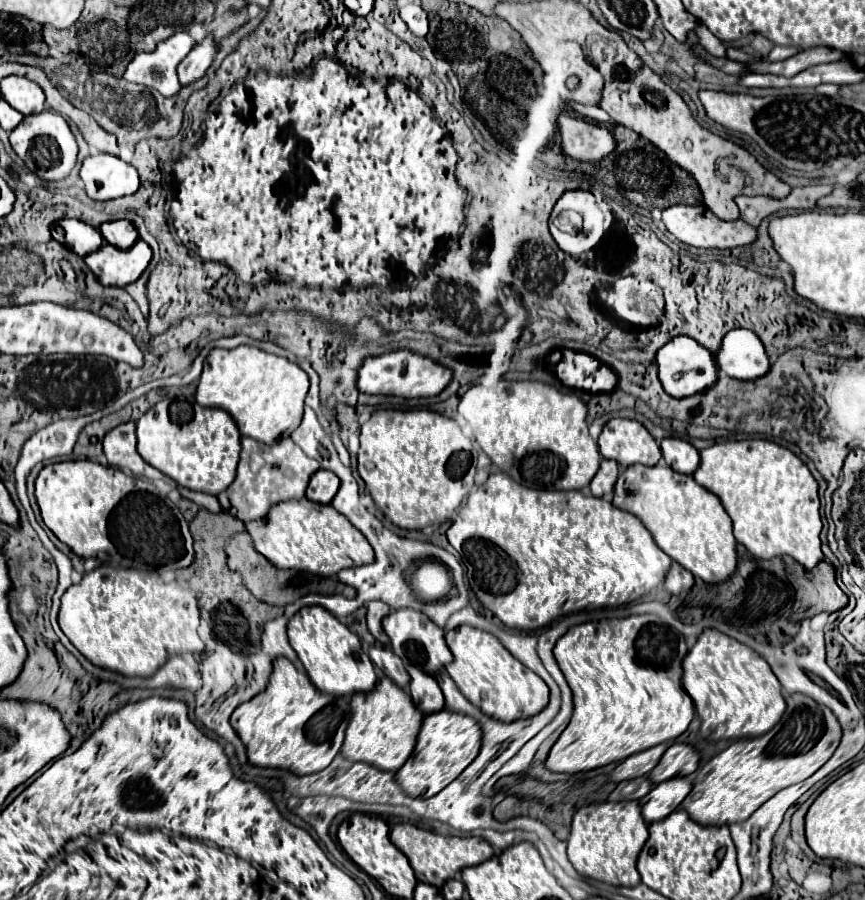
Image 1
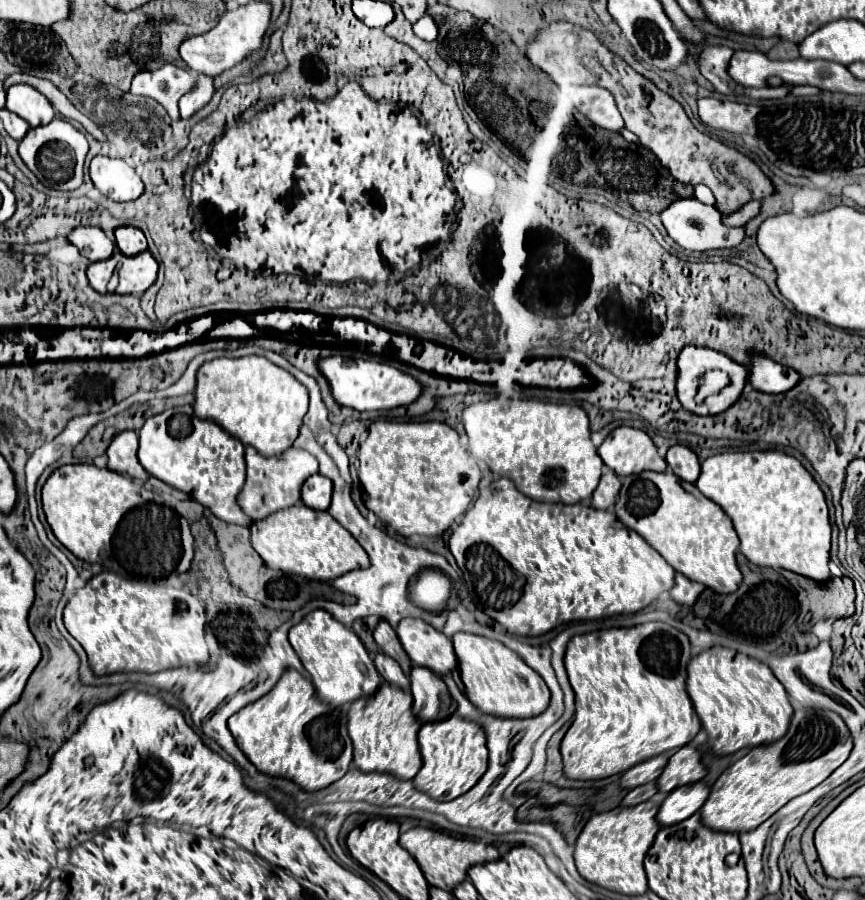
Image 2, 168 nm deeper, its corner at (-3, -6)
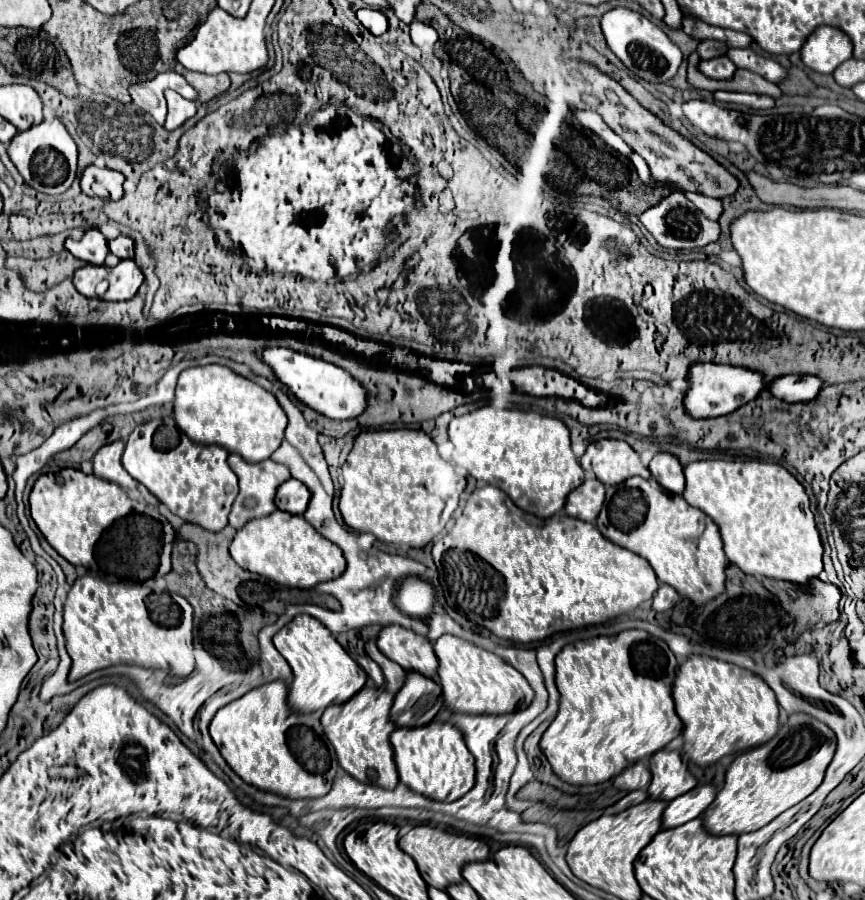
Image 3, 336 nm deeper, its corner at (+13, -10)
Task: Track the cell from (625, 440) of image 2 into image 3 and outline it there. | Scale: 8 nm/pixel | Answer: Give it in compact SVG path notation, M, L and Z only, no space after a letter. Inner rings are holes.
M600 439L590 443L580 457L580 465L604 485L616 485L634 475L644 479L650 477L650 471L642 465L638 453L620 439Z

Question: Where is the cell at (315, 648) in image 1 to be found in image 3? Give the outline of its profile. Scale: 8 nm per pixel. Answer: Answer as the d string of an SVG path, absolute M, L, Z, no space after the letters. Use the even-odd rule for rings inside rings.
M296 615L274 635L274 647L288 661L294 671L294 683L290 685L288 705L296 713L312 713L326 709L334 703L350 701L366 683L366 673L354 663L334 635L314 617Z

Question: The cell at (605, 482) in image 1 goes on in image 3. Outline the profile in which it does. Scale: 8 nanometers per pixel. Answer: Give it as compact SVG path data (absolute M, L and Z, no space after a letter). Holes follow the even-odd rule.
M588 475L586 481L568 495L566 513L570 517L594 523L602 503L604 503L604 483L600 483L594 475Z

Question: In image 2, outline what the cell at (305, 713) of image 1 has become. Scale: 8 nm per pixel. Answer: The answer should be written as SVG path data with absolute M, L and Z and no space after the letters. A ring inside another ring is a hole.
M288 669L264 697L234 713L228 719L228 729L236 739L240 751L260 773L290 779L298 783L304 791L320 791L338 781L352 763L352 741L346 731L346 713L342 713L340 709L338 713L330 711L332 709L328 705L316 699L310 679L302 677L296 669Z

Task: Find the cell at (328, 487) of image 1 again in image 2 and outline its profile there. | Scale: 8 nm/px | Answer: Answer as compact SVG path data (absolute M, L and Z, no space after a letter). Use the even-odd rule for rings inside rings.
M316 473L308 477L308 481L304 481L300 493L306 507L316 509L316 511L326 511L332 499L332 481Z

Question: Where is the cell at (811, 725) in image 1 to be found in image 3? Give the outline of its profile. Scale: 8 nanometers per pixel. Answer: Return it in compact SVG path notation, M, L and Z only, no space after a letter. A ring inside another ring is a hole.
M808 713L790 715L788 721L780 727L778 735L772 741L768 741L766 747L760 745L760 747L748 749L730 763L722 789L716 793L714 803L710 803L708 811L704 811L702 815L704 829L712 835L742 835L742 833L752 833L764 827L776 815L790 809L804 797L808 797L822 783L824 771L830 765L834 751L836 751L836 735L834 731L828 729L828 725L824 725L822 721L814 719Z

